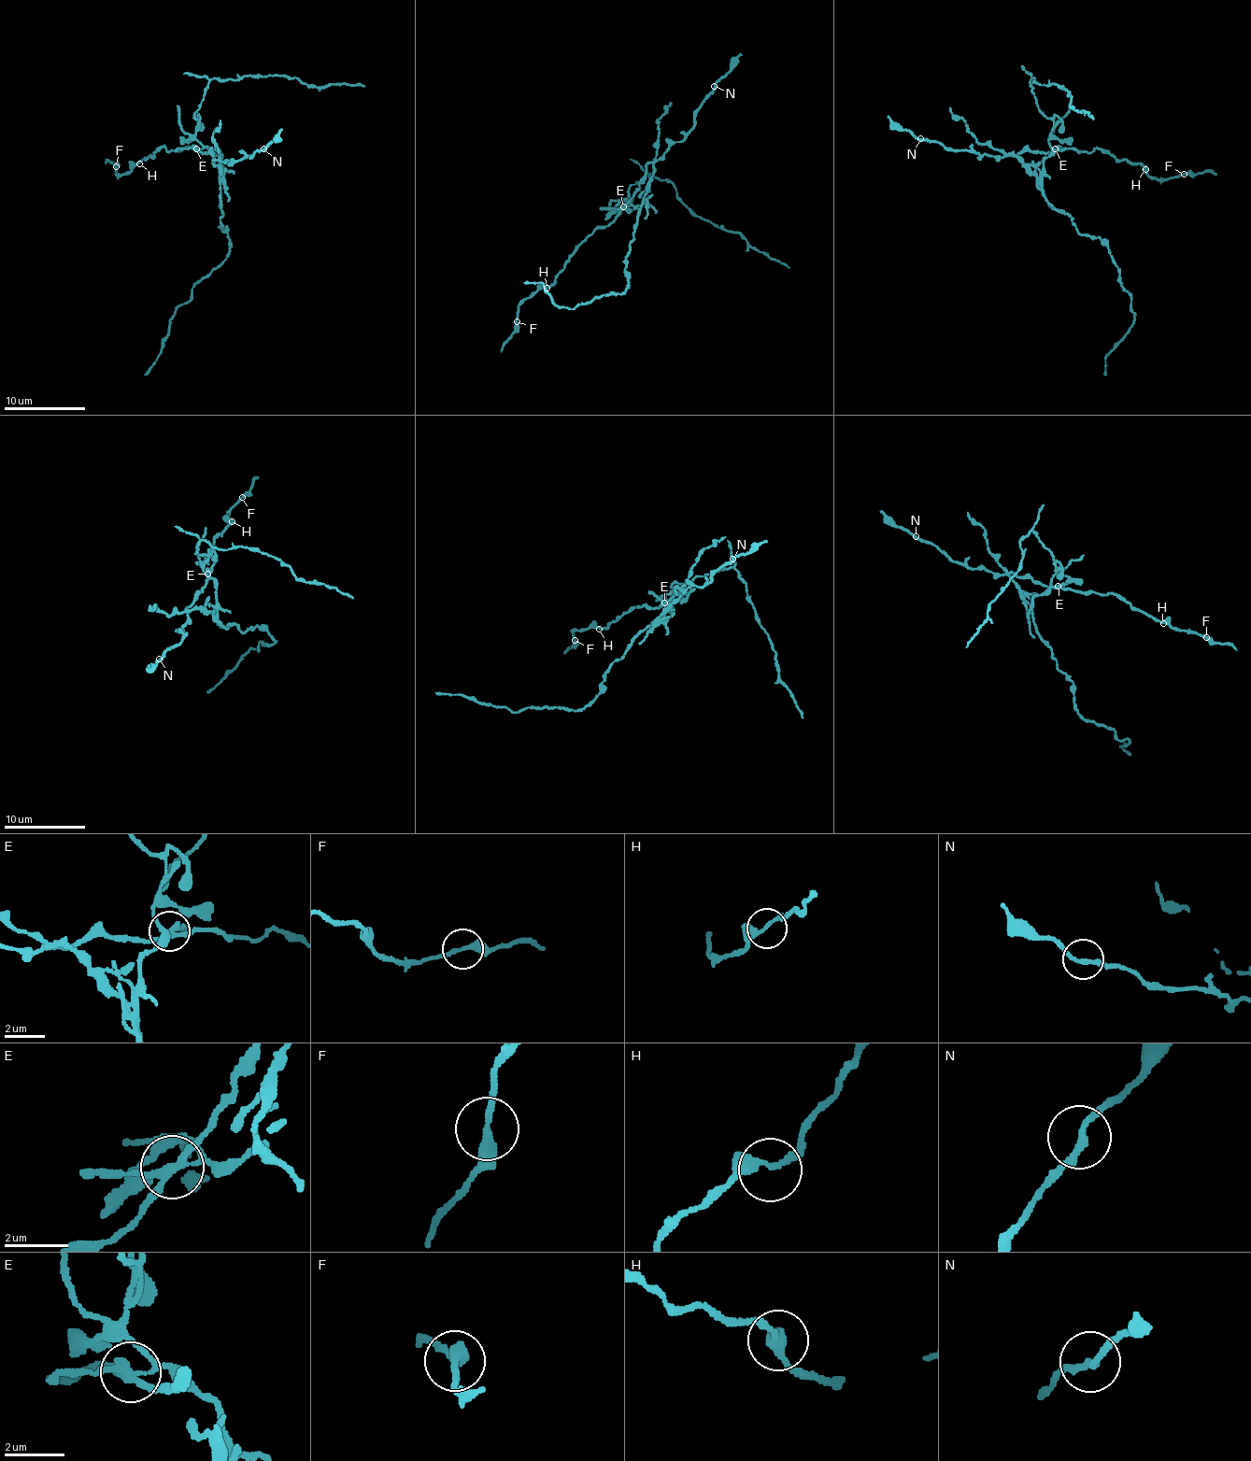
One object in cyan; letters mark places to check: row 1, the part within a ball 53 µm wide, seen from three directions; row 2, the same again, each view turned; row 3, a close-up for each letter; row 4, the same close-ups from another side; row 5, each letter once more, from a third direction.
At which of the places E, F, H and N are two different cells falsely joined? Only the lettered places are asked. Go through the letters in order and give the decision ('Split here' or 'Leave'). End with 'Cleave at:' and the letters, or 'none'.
E: Split here
F: Split here
H: Leave
N: Leave
Cleave at: E, F

